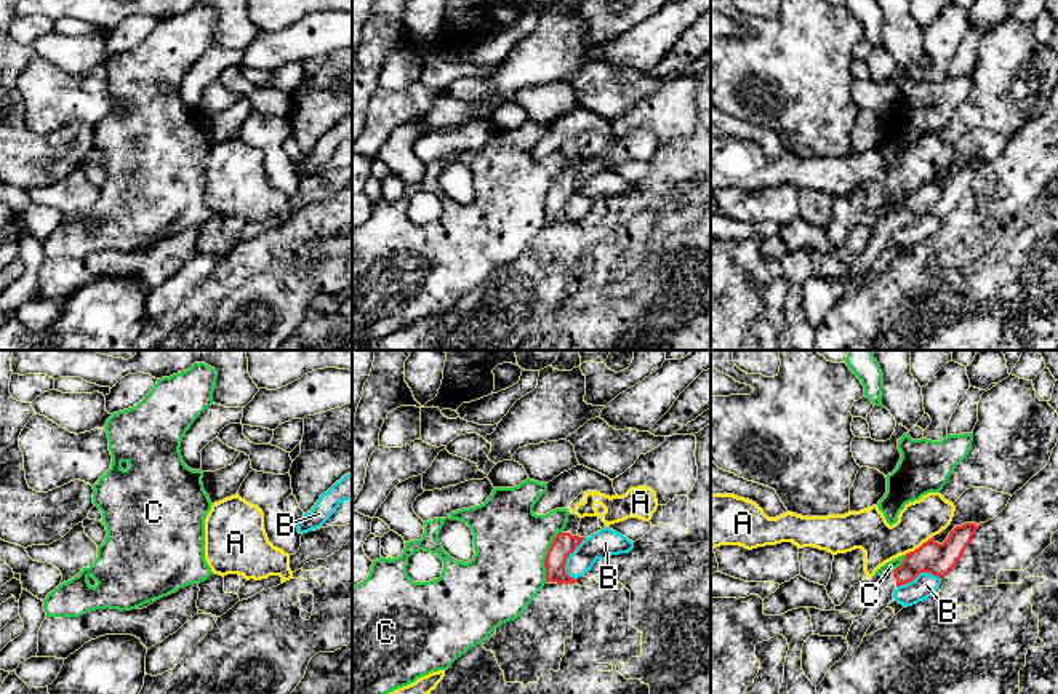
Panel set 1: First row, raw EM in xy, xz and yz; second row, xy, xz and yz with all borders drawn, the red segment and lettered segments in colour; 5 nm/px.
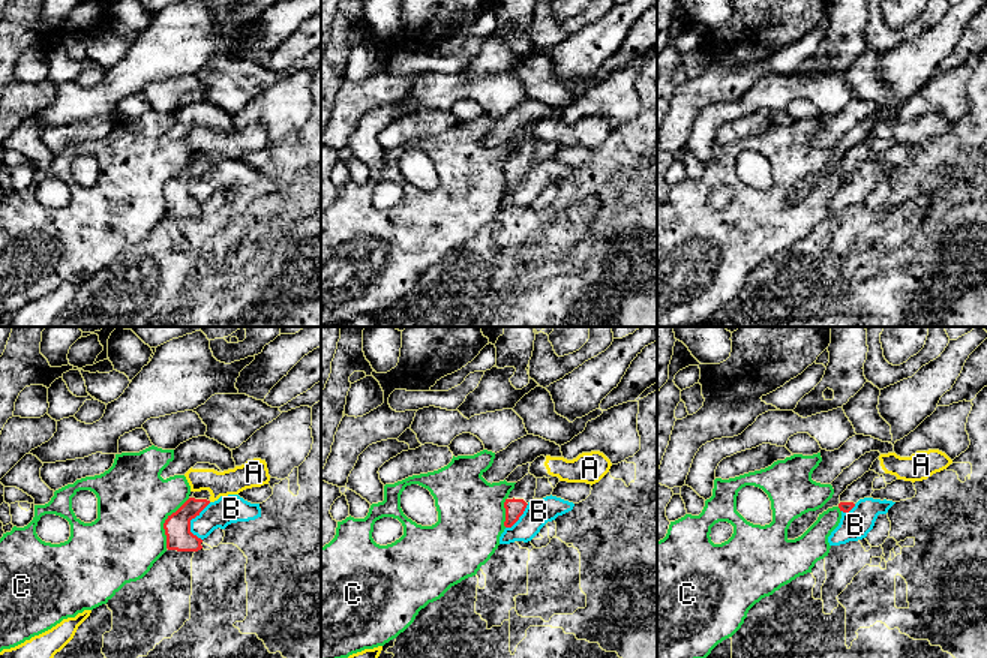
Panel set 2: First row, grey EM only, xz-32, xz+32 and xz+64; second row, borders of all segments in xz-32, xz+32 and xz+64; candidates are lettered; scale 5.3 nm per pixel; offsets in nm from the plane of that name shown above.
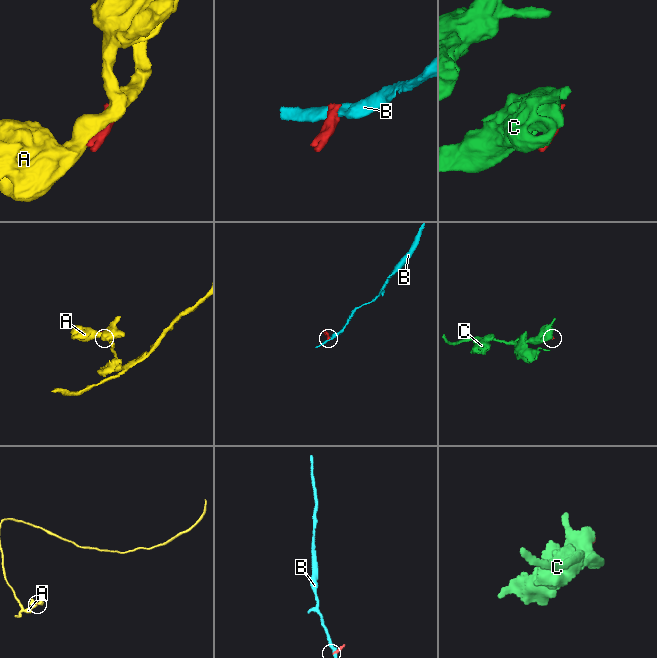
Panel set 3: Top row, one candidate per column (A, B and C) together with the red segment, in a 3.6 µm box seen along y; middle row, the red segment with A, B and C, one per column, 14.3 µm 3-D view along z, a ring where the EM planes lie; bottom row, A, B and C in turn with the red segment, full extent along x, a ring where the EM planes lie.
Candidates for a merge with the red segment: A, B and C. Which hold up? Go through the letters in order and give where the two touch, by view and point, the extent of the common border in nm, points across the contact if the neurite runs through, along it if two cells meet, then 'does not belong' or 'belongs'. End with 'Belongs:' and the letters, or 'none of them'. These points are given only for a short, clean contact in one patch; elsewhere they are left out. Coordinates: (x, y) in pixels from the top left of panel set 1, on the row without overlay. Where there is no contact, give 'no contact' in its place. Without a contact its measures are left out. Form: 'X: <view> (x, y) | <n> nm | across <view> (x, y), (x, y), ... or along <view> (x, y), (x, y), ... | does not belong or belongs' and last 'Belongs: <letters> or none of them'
A: yz (919, 189) | 170 nm | does not belong
B: xz (567, 199) | 220 nm | along xz (586, 179), (565, 205), (565, 213), (573, 221) | does not belong
C: xz (546, 197) | 280 nm | does not belong
Belongs: none of them

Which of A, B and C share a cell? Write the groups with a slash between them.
A / B / C

